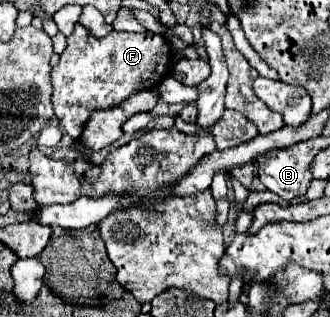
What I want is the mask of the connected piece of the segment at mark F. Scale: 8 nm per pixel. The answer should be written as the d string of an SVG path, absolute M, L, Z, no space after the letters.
M75 24L73 34L67 38L67 48L59 56L59 64L51 72L53 82L53 110L61 128L77 140L91 112L111 108L125 100L125 96L149 88L155 78L171 72L171 48L163 36L151 32L115 32L105 38L93 38L83 26Z

